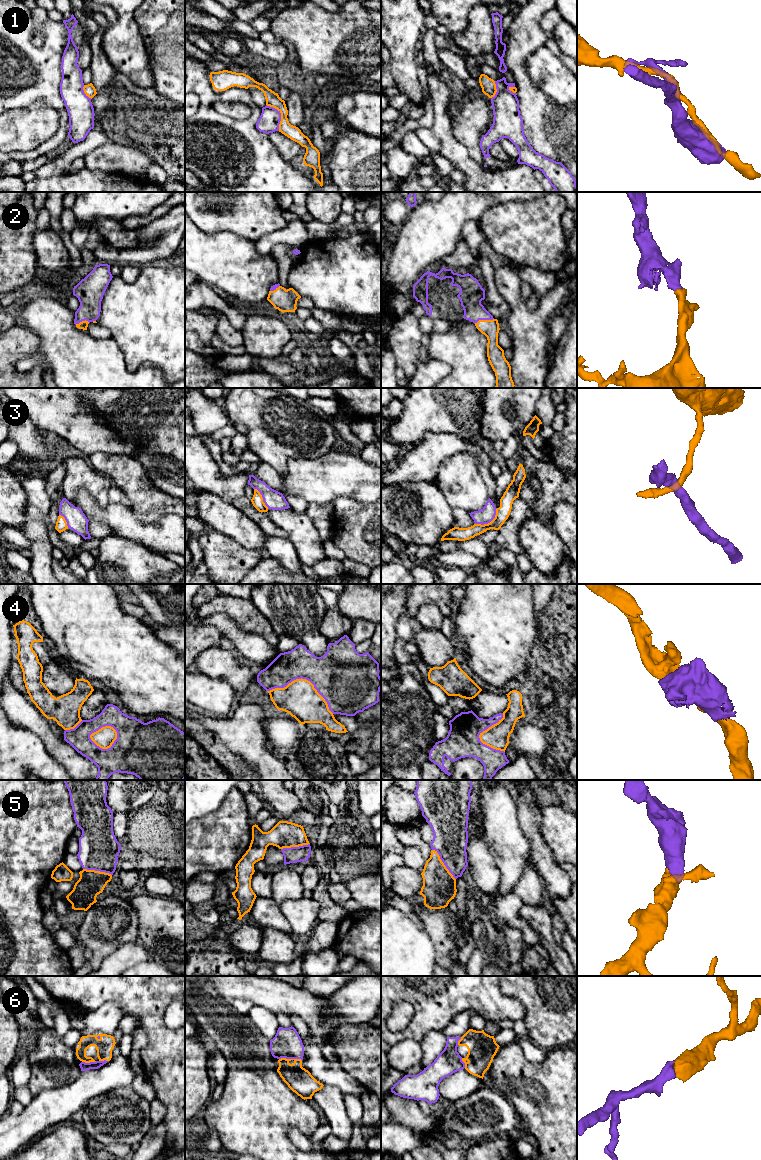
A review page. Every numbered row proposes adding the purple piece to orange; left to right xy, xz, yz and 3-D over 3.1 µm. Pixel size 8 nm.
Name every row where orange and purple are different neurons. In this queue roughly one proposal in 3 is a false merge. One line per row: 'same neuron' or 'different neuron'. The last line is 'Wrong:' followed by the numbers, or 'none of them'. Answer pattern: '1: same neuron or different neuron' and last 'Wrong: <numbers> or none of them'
1: different neuron
2: same neuron
3: different neuron
4: different neuron
5: same neuron
6: same neuron
Wrong: 1, 3, 4

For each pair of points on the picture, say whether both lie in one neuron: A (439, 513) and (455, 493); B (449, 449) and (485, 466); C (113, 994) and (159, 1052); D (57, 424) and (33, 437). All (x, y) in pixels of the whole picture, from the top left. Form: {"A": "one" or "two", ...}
{"A": "two", "B": "one", "C": "one", "D": "two"}

